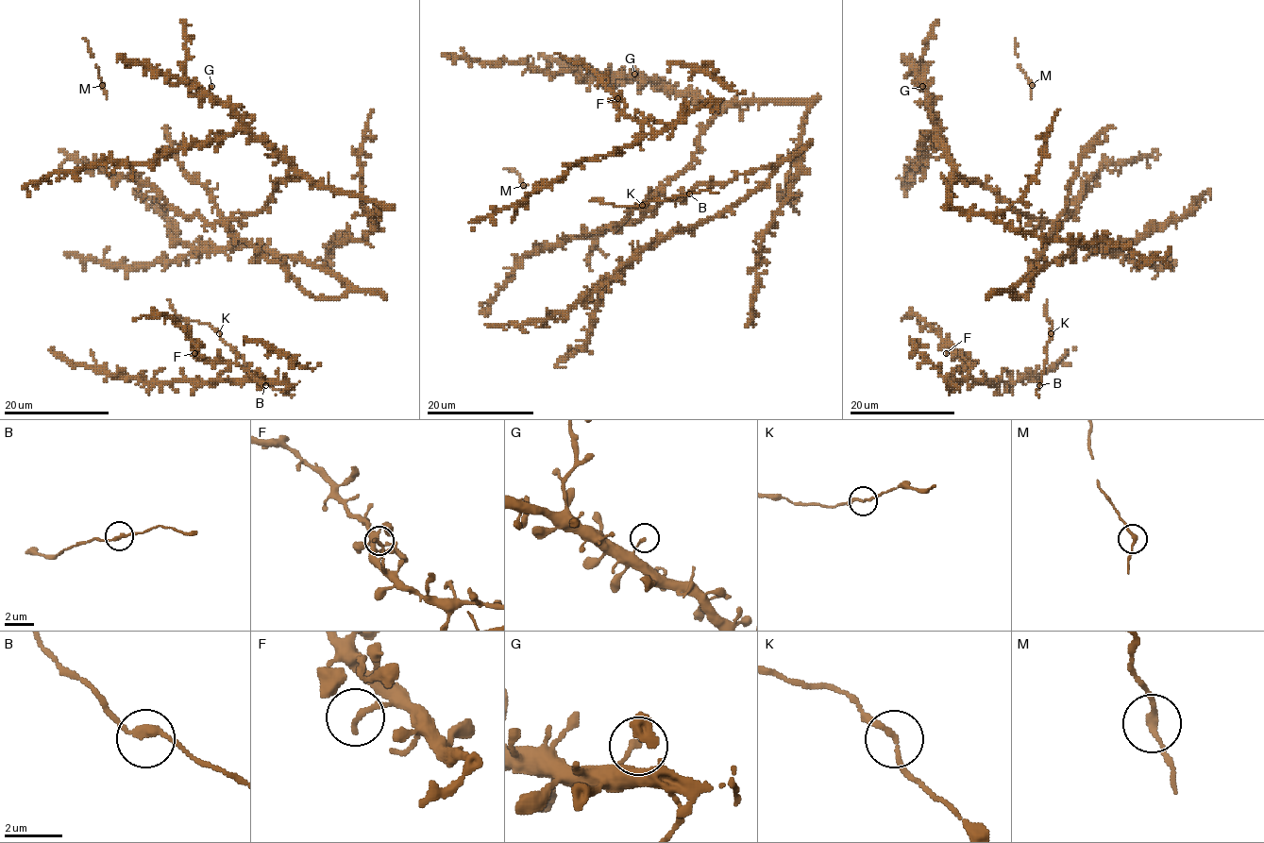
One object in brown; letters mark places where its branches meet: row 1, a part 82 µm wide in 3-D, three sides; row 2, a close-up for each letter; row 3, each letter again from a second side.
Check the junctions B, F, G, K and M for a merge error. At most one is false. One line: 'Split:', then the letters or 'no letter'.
Split: no letter

